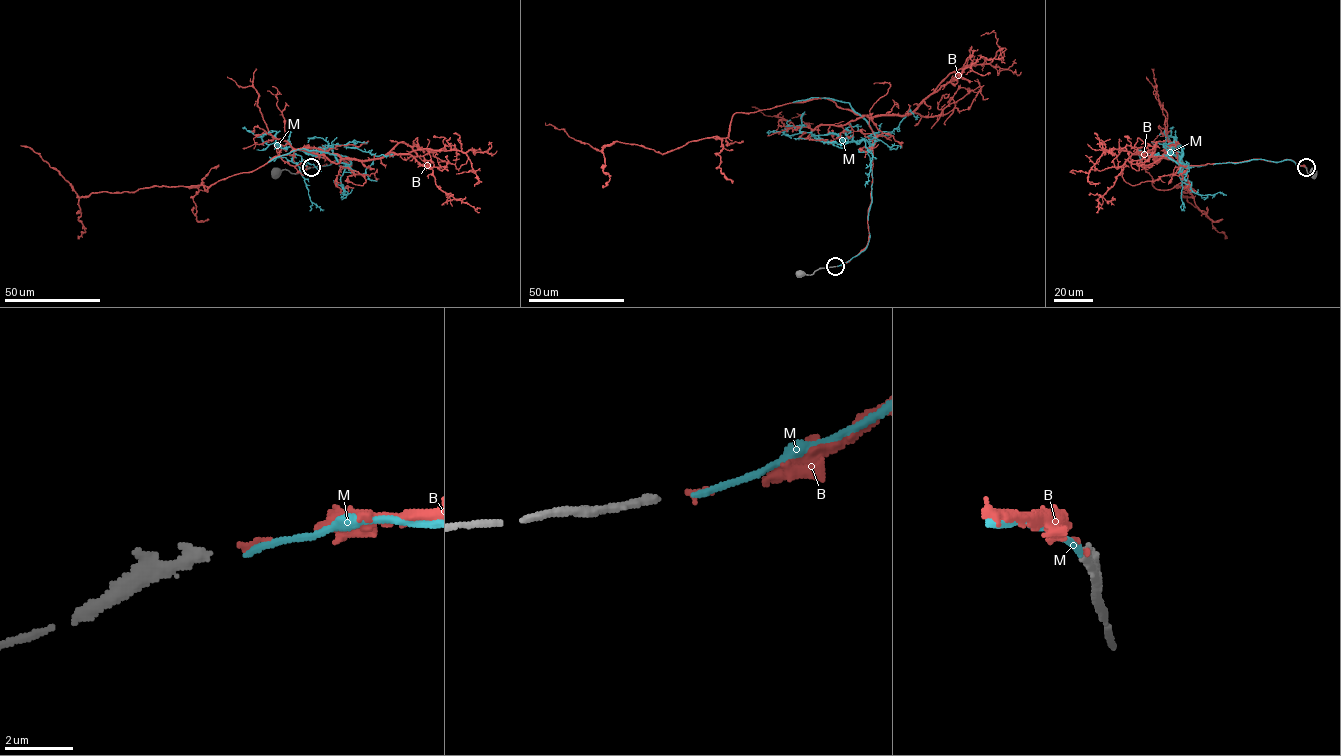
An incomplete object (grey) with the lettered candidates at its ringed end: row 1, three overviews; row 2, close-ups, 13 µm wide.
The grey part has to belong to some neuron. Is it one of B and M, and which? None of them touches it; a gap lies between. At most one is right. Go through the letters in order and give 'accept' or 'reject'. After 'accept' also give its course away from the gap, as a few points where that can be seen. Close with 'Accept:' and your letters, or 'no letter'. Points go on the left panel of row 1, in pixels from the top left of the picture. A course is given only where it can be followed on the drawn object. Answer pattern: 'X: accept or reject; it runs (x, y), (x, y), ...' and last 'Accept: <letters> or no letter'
B: accept; it runs (312, 167), (342, 159), (351, 163), (302, 147), (207, 189), (155, 186), (76, 197), (58, 171), (20, 145)
M: reject
Accept: B

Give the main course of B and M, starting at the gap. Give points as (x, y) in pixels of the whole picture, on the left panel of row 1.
B: (312, 167), (342, 159), (351, 163), (302, 147), (207, 189), (155, 186), (76, 197), (58, 171), (20, 145)
M: (313, 168), (348, 163), (343, 166), (329, 147), (318, 156), (295, 150), (292, 161), (310, 200), (323, 210)

